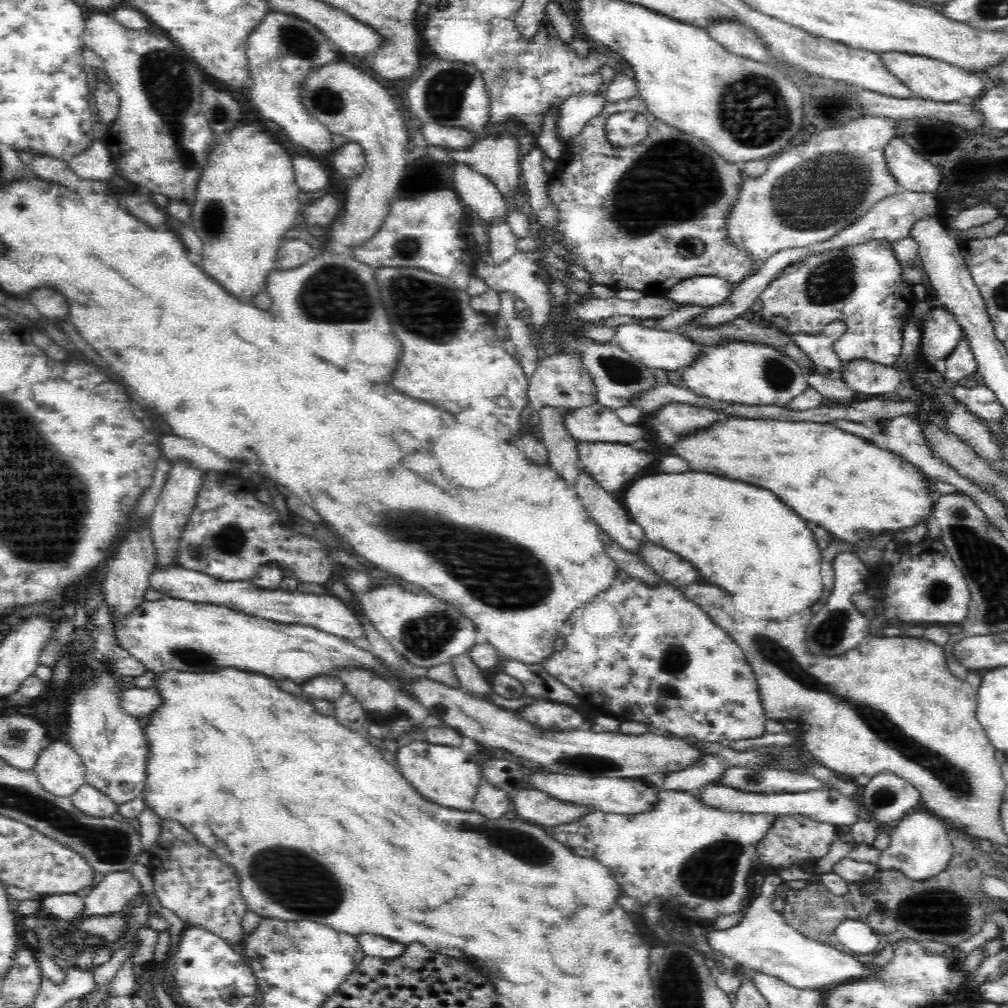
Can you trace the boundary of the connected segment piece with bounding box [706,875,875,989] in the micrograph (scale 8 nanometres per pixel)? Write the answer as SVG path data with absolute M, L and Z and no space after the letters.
M765 877L760 893L754 897L745 916L736 926L717 930L709 925L706 940L710 948L732 958L738 966L774 975L798 989L823 989L870 980L875 973L872 968L856 962L856 958L850 954L804 936L785 922L782 913L774 911L772 902L778 897L783 885L779 877Z

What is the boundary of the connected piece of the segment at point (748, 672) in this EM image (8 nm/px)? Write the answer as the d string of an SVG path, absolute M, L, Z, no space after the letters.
M634 577L626 579L614 578L607 585L607 588L600 592L600 596L594 598L592 604L584 604L582 608L578 608L574 612L574 616L566 622L566 644L564 648L554 648L554 652L550 653L543 662L542 668L558 679L558 682L564 683L570 690L574 691L582 700L593 703L599 708L601 713L614 716L616 719L624 722L624 720L634 720L634 722L644 722L651 730L662 732L671 732L676 736L692 736L696 740L706 740L706 742L719 742L729 744L731 741L744 740L744 738L758 738L765 732L765 709L761 703L761 695L758 690L757 677L753 673L753 668L749 665L749 661L745 656L744 650L738 645L734 639L725 631L716 626L704 610L700 610L693 600L686 597L684 593L674 587L672 584L656 584L650 585L646 581Z

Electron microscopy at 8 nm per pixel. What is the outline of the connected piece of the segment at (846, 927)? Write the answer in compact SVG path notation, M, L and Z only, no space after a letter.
M844 920L834 932L848 950L858 954L874 952L881 946L881 935L874 932L866 923L858 924L858 920Z

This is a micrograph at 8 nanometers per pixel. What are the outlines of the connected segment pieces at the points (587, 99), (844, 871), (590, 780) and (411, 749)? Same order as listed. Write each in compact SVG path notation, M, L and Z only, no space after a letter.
M605 93L601 96L574 95L565 100L561 107L561 118L558 124L580 128L595 116L601 116L607 105Z
M846 857L834 867L835 874L849 884L857 884L858 890L864 893L876 891L878 887L881 887L881 872L882 869L878 864L858 862Z
M550 771L534 772L530 776L530 788L549 793L558 800L586 804L595 810L606 813L638 815L646 814L656 808L660 800L660 790L648 776L638 779L610 778L609 776L591 776L585 773L578 775L556 774Z
M418 740L405 741L403 744L396 752L398 766L416 791L442 806L472 810L478 786L482 782L481 767L472 756L468 756L460 748L450 748L442 744L428 744Z

